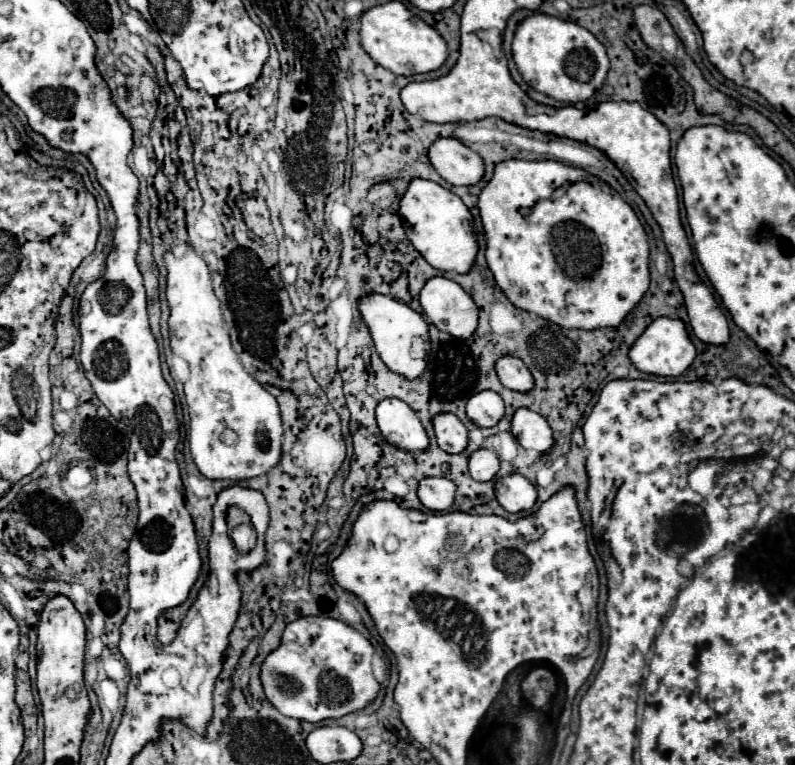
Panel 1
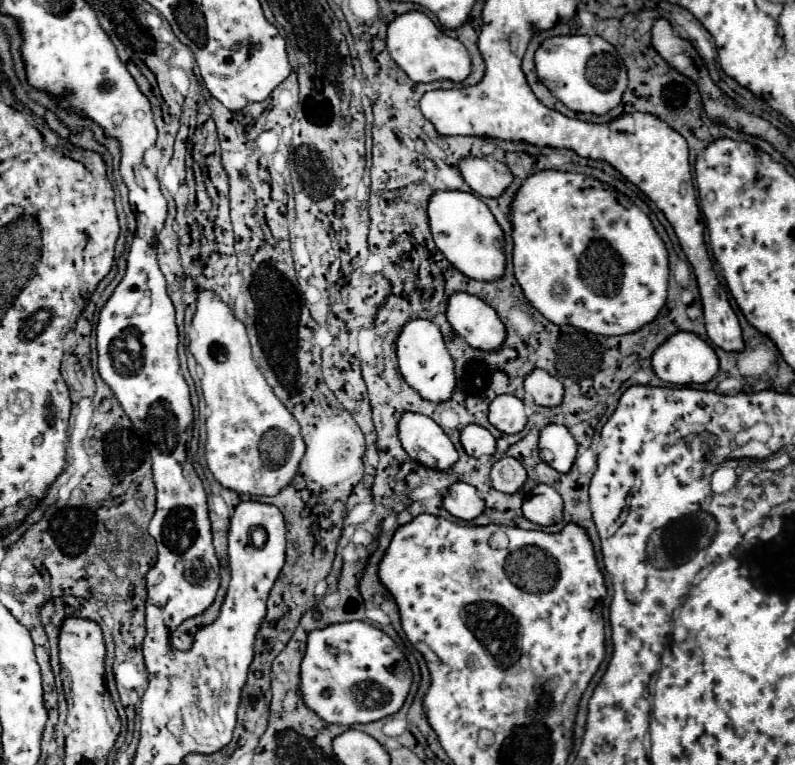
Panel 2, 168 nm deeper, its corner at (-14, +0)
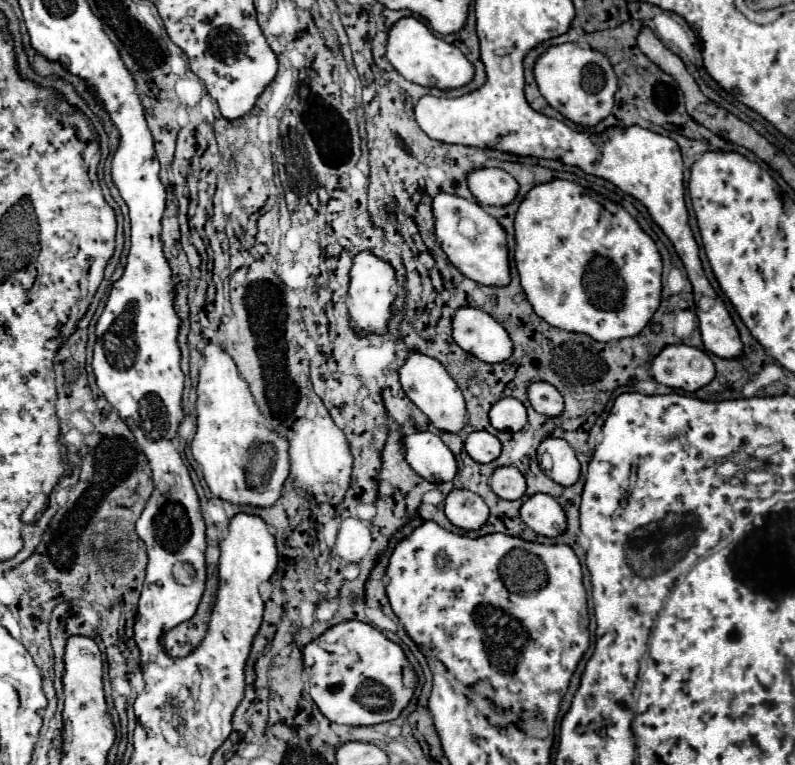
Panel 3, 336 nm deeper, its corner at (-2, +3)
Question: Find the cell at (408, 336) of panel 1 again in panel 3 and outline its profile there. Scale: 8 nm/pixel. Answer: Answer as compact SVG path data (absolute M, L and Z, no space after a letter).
M418 350L408 352L406 362L400 366L398 370L400 376L400 384L404 394L430 418L430 422L446 432L456 432L462 430L464 426L464 398L460 394L460 388L456 386L456 382L450 378L448 370L444 368L442 362L438 362L436 358L430 358Z

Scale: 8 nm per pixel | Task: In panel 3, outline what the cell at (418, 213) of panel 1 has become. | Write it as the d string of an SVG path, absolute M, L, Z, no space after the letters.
M440 192L432 202L434 234L448 260L470 280L484 286L506 286L510 282L508 248L504 228L488 216L478 202Z

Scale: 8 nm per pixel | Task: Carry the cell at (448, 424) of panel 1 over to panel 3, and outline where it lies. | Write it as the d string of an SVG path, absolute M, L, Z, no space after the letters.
M470 432L464 440L464 448L470 454L472 460L486 464L498 458L500 454L500 440L496 436L492 436L490 432Z

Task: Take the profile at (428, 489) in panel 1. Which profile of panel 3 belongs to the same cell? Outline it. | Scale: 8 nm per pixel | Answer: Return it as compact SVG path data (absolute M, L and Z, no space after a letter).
M454 488L446 496L444 514L458 528L478 530L488 518L488 506L484 504L484 500L478 494L470 490Z

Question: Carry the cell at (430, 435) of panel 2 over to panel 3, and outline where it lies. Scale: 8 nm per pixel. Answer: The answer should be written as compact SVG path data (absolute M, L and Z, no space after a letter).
M416 430L402 436L406 462L416 474L430 482L446 482L456 474L456 460L440 436L428 430Z

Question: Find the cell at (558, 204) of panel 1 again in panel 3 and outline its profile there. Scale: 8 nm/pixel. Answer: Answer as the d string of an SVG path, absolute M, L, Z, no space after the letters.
M556 178L552 182L546 184L536 184L520 202L520 208L516 212L516 220L514 220L514 238L516 238L516 250L514 250L514 262L516 262L516 270L520 274L520 286L528 298L528 302L532 304L534 312L546 320L550 326L556 326L560 330L568 330L568 332L580 332L580 334L588 334L598 342L610 342L610 340L620 340L626 336L636 336L652 318L652 314L656 312L656 308L660 306L660 292L662 292L662 258L656 250L654 240L638 226L638 222L624 210L620 208L618 212L608 212L600 202L596 202L590 194L586 194L586 190L570 180L562 180Z

